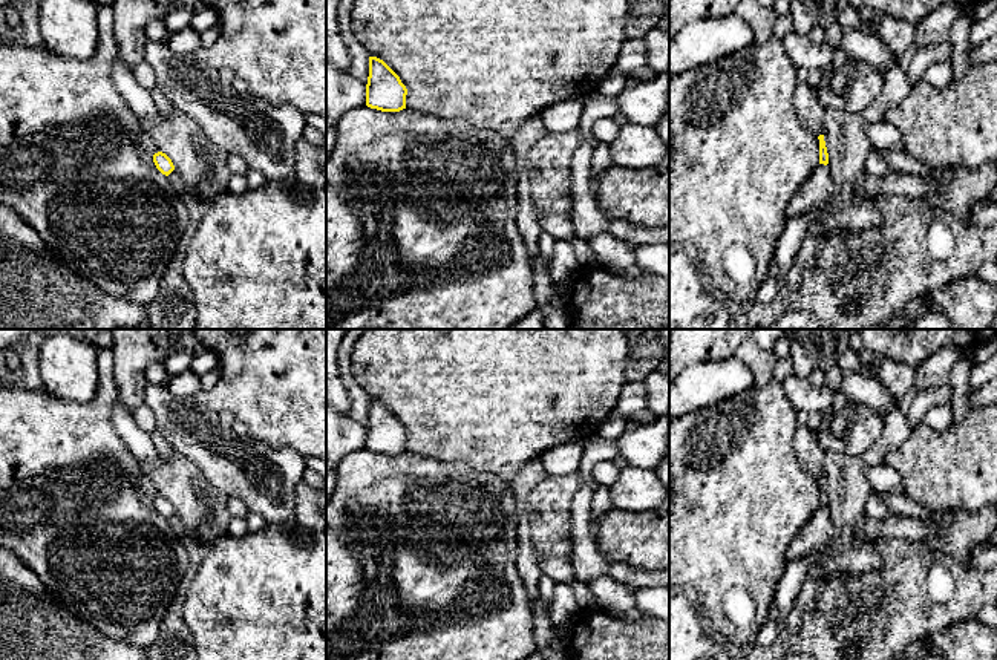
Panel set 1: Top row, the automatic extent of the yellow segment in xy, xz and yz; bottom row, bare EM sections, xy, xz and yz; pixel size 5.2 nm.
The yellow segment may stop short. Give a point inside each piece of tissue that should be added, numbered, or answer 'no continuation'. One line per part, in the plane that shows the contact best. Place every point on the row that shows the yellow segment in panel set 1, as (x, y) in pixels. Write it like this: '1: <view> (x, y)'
no continuation

